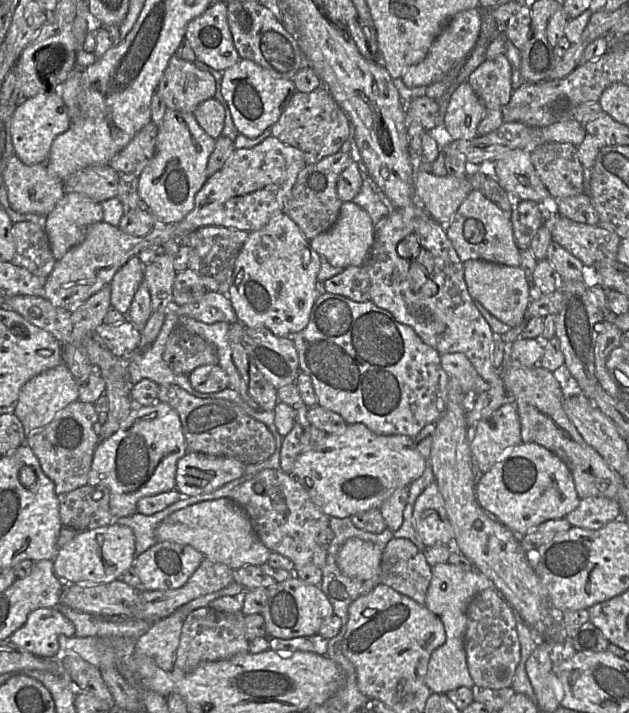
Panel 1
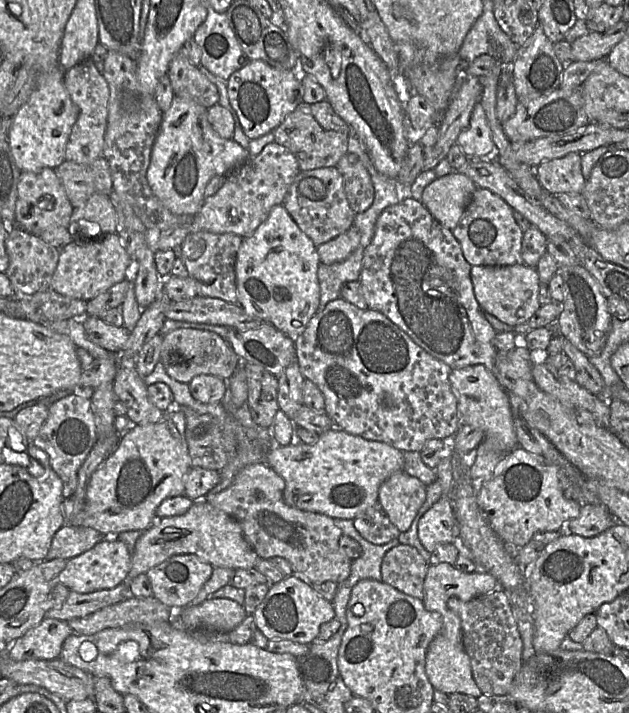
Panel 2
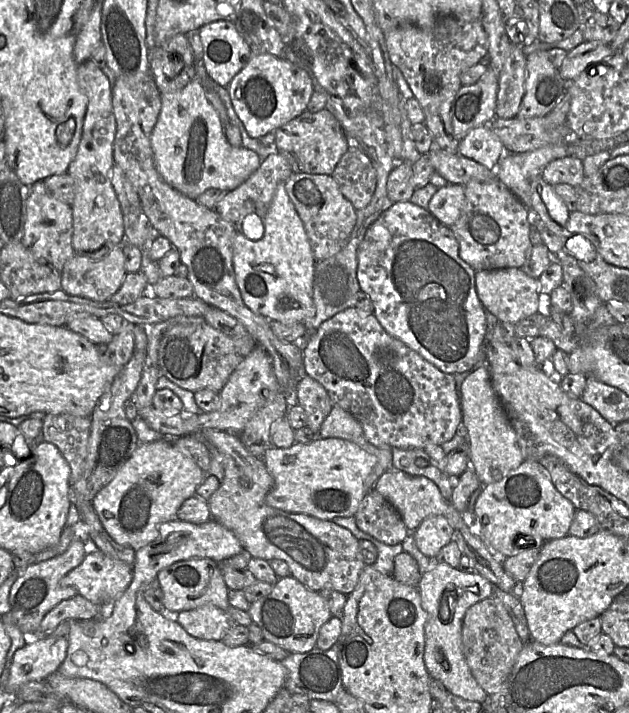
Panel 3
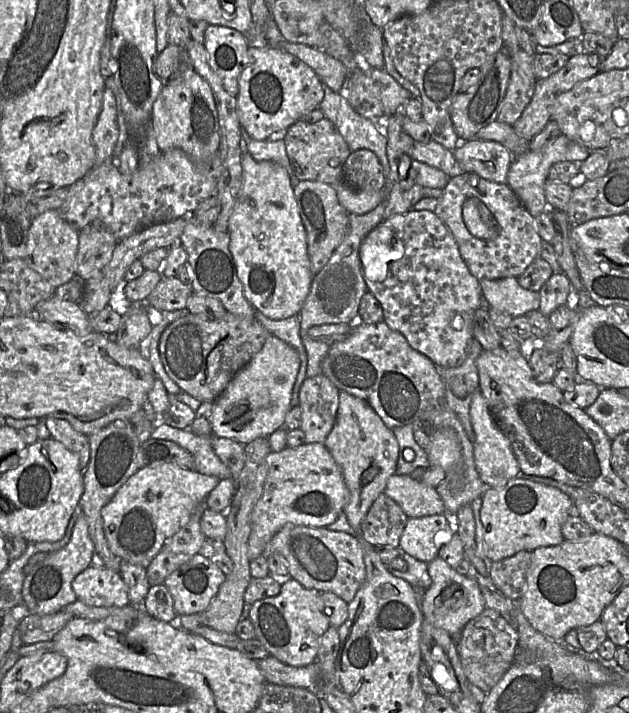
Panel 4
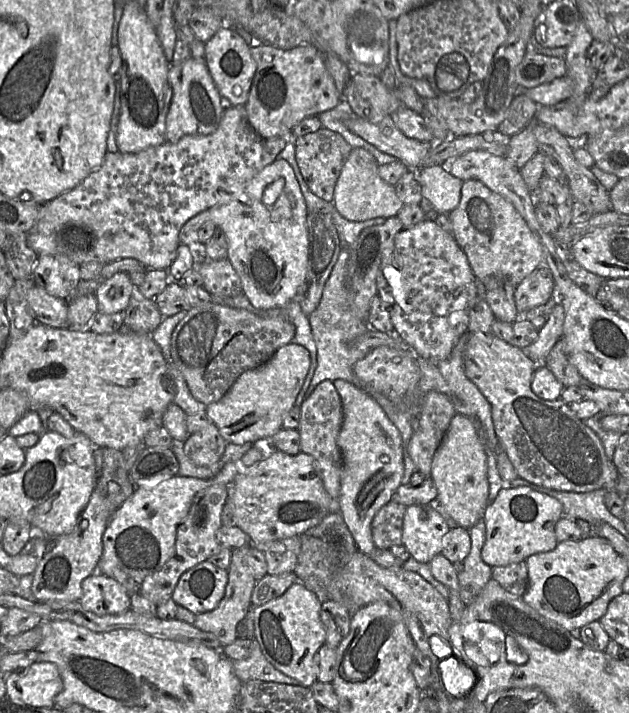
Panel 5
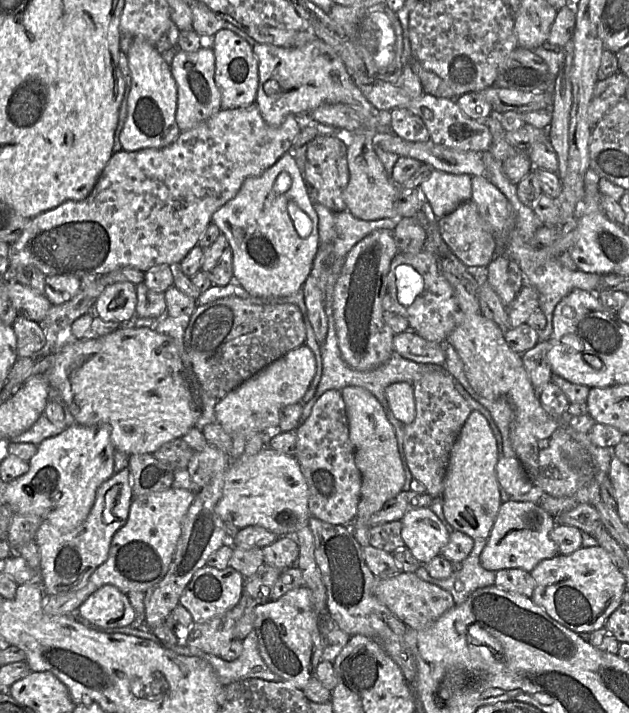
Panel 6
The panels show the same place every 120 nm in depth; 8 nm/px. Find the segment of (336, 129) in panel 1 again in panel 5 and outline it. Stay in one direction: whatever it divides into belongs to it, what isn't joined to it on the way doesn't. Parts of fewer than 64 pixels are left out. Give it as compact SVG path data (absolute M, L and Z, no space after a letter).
M324 127L293 139L296 161L309 189L320 198L333 201L335 185L352 147L340 134Z

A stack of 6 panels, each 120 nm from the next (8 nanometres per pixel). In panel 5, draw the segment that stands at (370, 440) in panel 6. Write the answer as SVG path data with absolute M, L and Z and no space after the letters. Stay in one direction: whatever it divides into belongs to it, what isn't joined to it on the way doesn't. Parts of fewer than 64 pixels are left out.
M343 379L332 382L340 395L343 410L343 423L337 438L343 459L340 512L357 549L370 555L376 547L372 539L372 520L402 484L405 469L402 438L383 408L365 390Z

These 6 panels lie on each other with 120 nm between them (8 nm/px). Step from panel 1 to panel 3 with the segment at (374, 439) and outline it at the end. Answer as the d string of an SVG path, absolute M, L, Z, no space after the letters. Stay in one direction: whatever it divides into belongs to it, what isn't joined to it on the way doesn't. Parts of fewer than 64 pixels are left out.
M318 438L310 443L295 442L288 448L271 447L265 451L263 461L273 478L273 487L265 503L290 513L309 515L321 520L354 516L360 503L373 488L373 468L376 458L355 443L341 438Z

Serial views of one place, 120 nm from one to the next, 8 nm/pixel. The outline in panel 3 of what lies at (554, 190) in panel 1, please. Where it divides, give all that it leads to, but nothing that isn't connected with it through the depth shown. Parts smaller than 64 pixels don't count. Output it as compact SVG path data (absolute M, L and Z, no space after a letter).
M575 156L555 159L542 170L541 178L551 186L568 184L576 187L585 178L582 159Z

